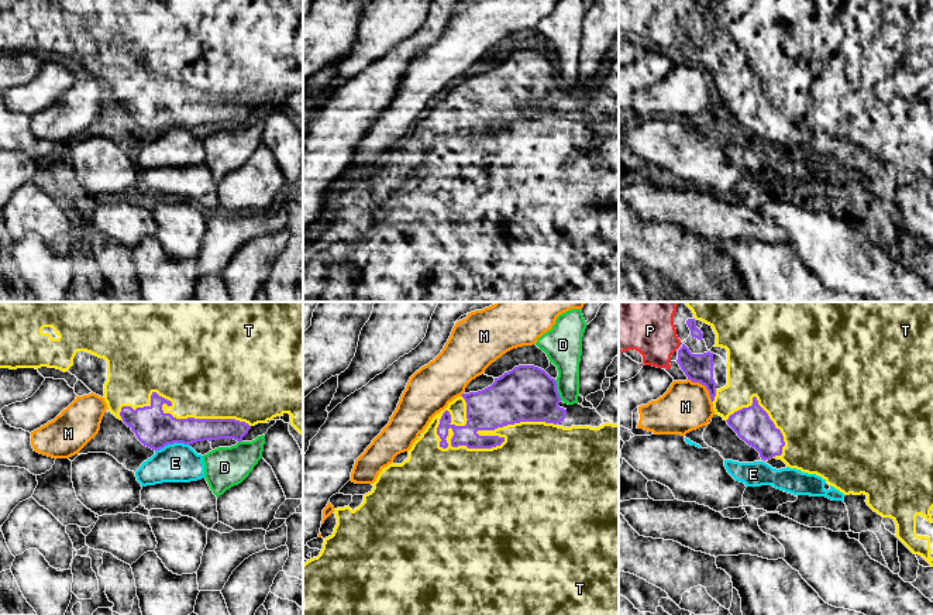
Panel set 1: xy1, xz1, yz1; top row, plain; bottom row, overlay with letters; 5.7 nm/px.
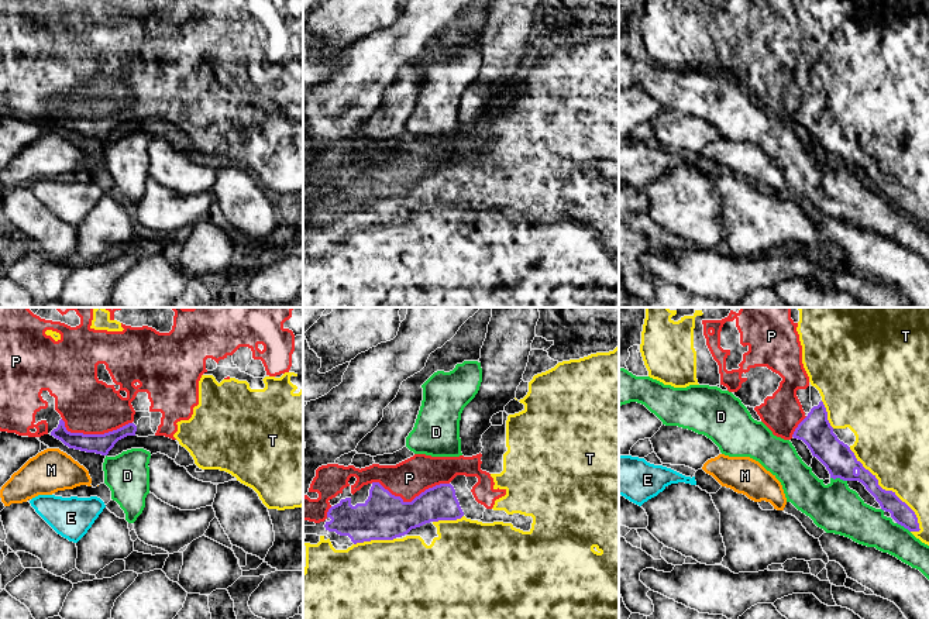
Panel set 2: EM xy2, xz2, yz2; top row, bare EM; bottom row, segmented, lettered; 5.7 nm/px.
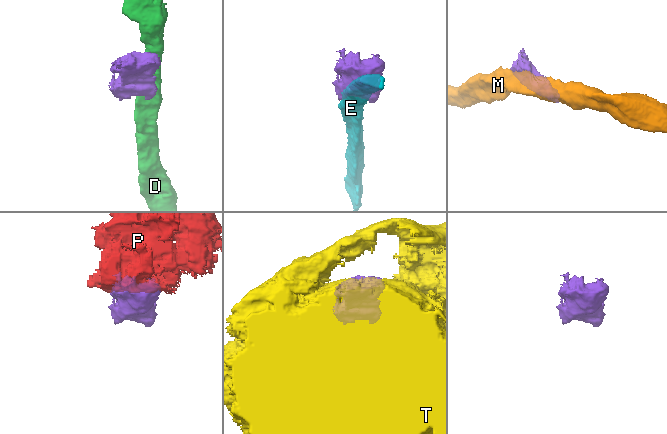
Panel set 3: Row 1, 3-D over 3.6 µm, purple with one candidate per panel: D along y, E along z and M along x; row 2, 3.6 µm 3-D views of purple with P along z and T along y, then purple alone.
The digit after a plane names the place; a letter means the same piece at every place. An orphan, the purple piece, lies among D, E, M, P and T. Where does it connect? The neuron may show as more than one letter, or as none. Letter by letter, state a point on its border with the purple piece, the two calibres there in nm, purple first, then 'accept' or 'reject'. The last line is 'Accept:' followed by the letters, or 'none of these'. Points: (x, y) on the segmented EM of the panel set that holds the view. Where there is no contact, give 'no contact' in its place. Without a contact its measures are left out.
D: meets purple in xz1 at (555, 390); 320 nm thick on the purple side, 200 nm on the other; reject
E: meets purple in xy1 at (172, 443); 220 nm thick on the purple side, 220 nm on the other; reject
M: meets purple in yz1 at (703, 384); 160 nm thick on the purple side, 280 nm on the other; reject
P: meets purple in xz2 at (412, 501); 280 nm thick on the purple side, 220 nm on the other; reject
T: meets purple in xz1 at (489, 436); 280 nm thick on the purple side, 360 nm on the other; accept
Accept: T

